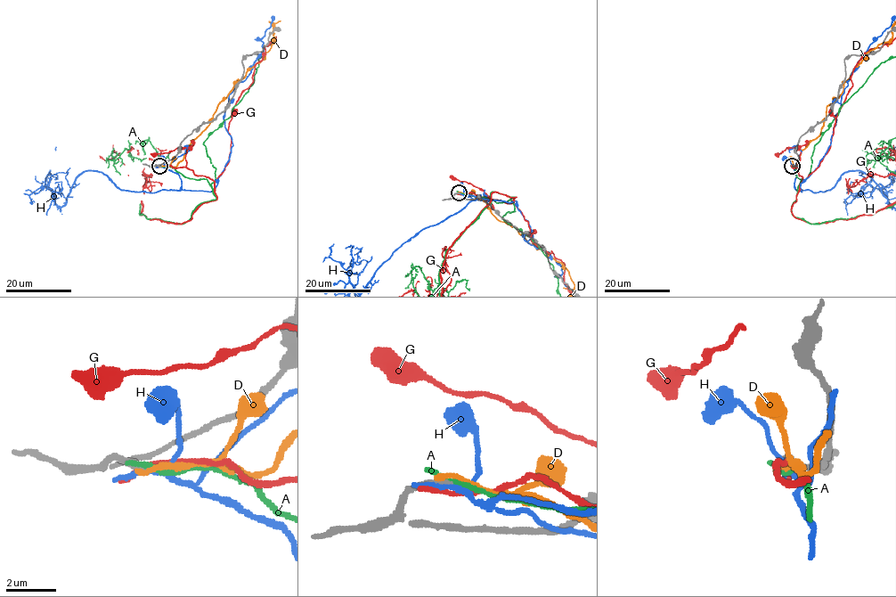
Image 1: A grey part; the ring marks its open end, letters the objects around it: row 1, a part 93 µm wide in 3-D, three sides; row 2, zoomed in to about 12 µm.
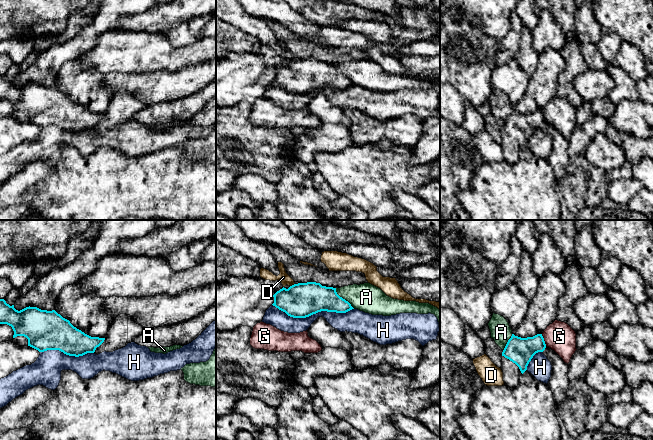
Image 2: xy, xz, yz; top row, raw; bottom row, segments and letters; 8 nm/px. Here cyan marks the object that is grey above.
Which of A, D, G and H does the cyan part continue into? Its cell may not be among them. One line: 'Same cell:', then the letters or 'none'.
Same cell: none

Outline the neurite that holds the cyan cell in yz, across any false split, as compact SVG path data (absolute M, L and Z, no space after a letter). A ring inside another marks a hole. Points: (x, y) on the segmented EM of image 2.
M512 334L502 352L502 366L504 385L515 388L519 384L520 376L527 370L533 356L543 352L546 344L542 334L521 338Z

